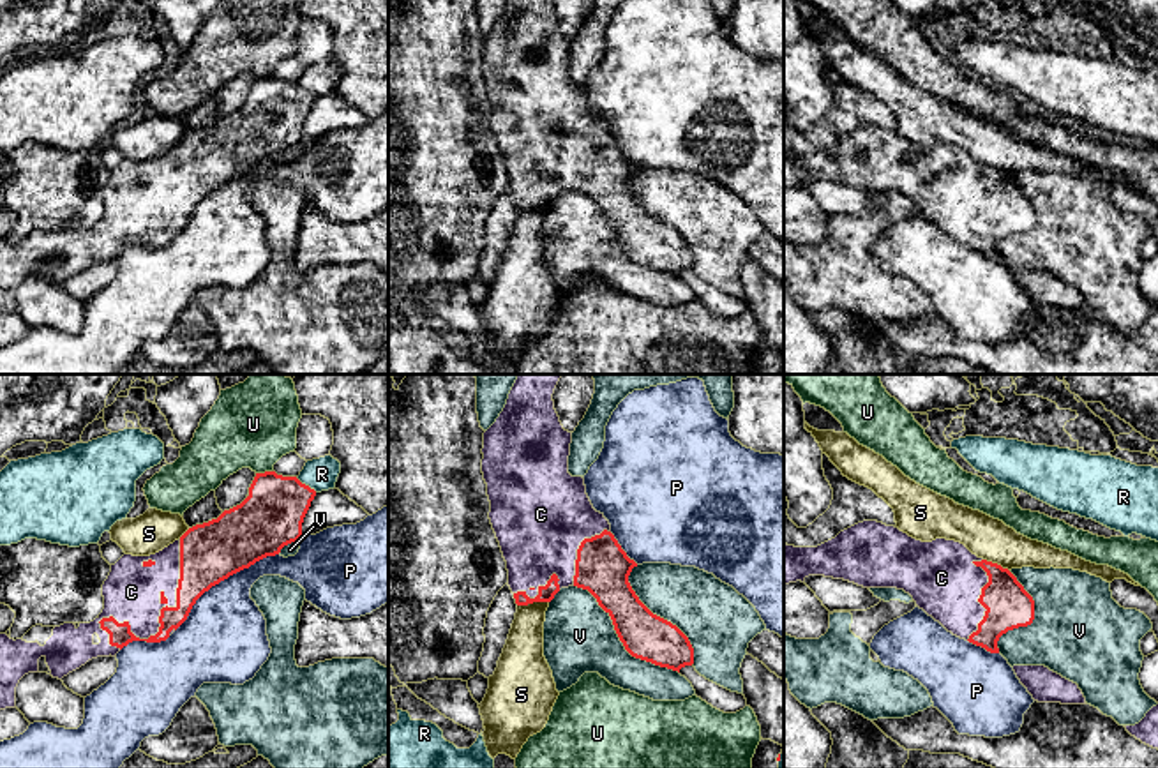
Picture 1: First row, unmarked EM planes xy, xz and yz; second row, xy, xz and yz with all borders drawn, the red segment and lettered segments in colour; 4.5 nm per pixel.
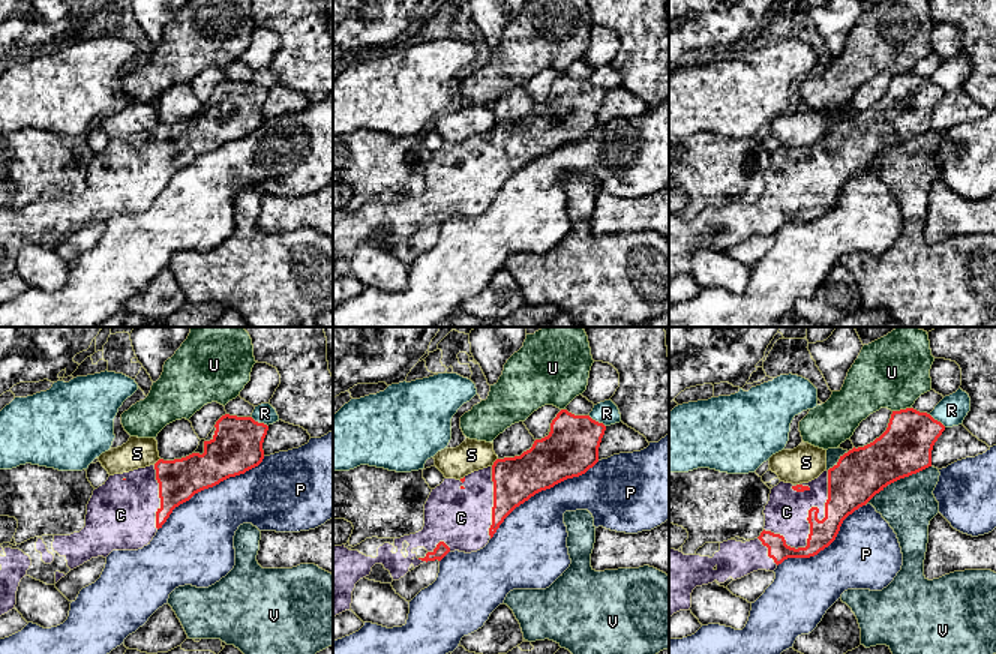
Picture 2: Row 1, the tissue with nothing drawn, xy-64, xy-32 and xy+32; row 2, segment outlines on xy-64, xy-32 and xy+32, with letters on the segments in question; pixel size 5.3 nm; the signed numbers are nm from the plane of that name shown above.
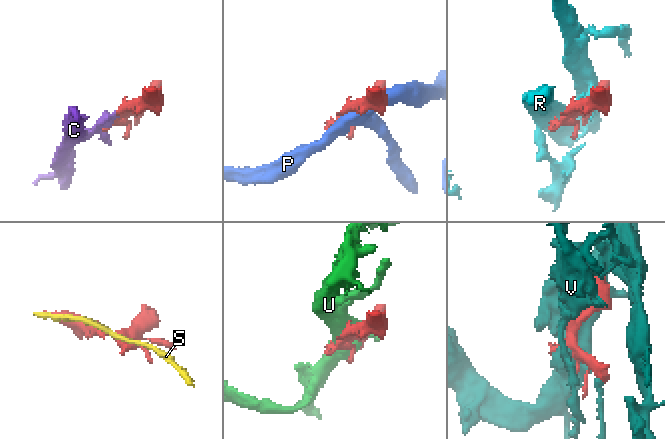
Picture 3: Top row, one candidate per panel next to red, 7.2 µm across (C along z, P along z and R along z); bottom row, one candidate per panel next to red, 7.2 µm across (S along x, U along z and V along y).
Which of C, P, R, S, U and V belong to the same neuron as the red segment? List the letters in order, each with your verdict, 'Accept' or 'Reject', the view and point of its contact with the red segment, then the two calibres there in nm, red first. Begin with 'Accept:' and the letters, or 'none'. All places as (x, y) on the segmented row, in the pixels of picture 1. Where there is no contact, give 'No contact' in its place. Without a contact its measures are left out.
Accept: C
C: Accept. Touches red at xy (159, 622). Thickness 140 nm (red) against 260 nm
P: Reject. Touches red at xy (221, 579). Thickness 280 nm (red) against 380 nm
R: Reject. Touches red at xy (304, 484). Thickness 280 nm (red) against 150 nm
S: Reject. Touches red at xz (532, 602). Thickness 80 nm (red) against 190 nm
U: Reject. Touches red at xy (265, 472). Thickness 280 nm (red) against 400 nm
V: Reject. Touches red at xz (620, 640). Thickness 220 nm (red) against 320 nm

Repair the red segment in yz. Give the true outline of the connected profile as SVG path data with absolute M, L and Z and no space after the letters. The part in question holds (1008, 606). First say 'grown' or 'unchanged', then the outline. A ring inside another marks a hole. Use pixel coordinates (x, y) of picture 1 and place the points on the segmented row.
grown | M877 521L858 523L817 547L784 544L784 584L803 583L808 576L844 579L863 588L904 590L948 632L990 653L999 653L1003 634L1034 620L1033 597L1008 568L978 558L960 542L921 542Z

